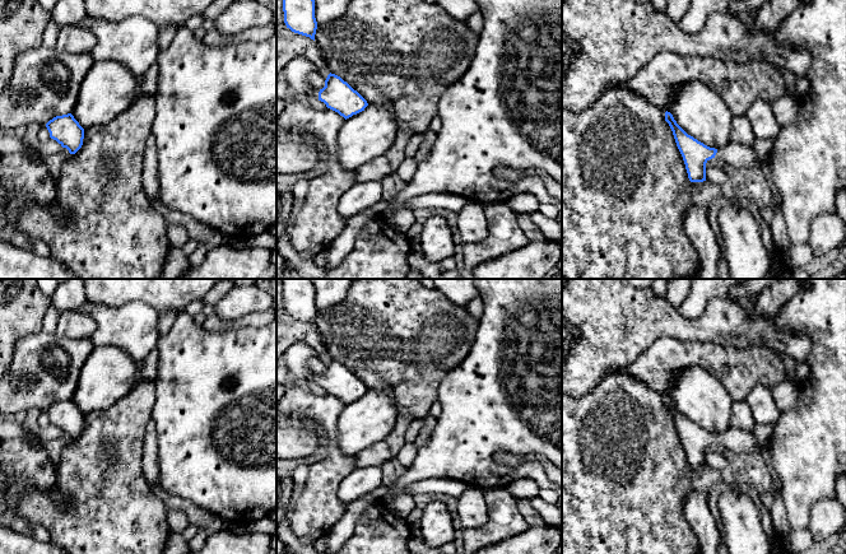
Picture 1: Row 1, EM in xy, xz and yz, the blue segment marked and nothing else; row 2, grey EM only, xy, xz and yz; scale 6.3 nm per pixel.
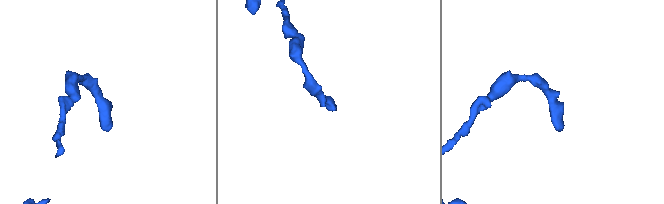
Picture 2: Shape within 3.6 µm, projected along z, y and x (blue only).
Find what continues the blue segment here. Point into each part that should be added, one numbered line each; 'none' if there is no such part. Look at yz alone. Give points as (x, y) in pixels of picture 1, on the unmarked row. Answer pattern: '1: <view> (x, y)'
1: yz (739, 441)

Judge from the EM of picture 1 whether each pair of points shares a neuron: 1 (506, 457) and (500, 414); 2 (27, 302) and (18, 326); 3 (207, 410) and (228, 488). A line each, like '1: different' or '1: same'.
1: different
2: same
3: same

